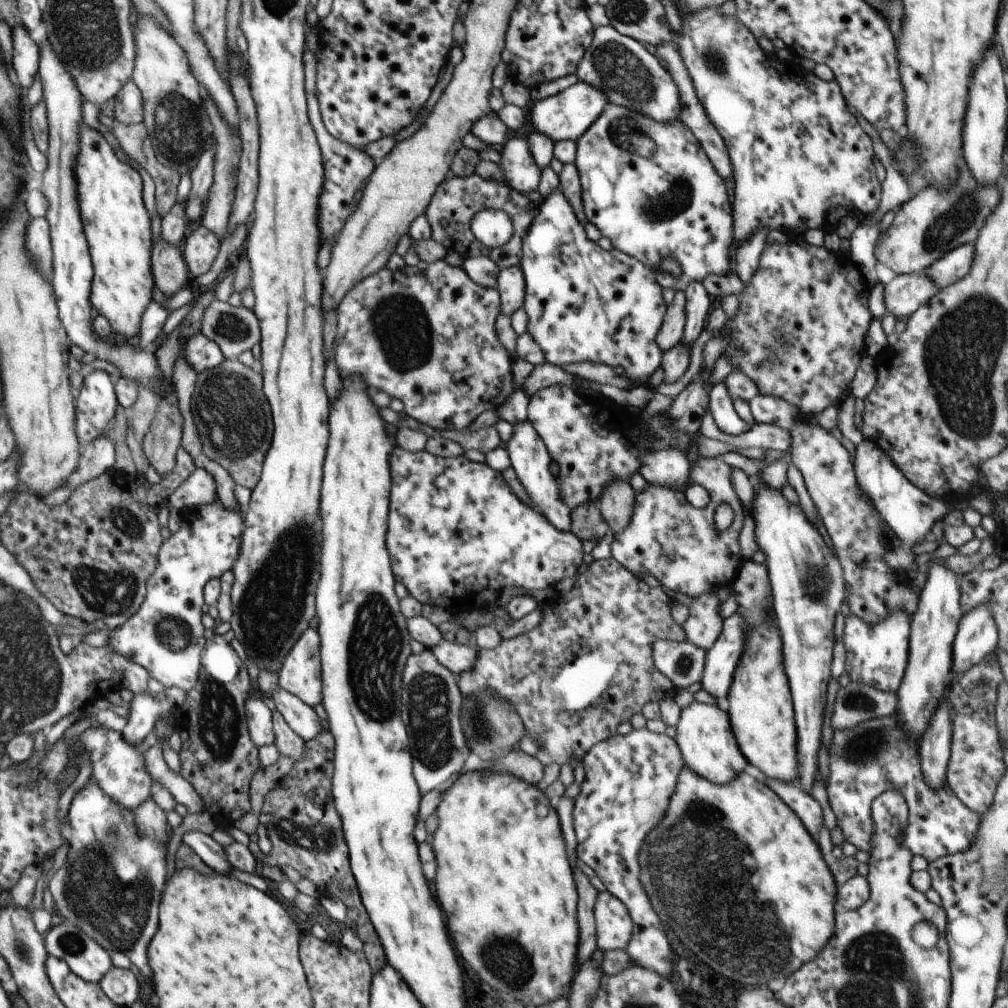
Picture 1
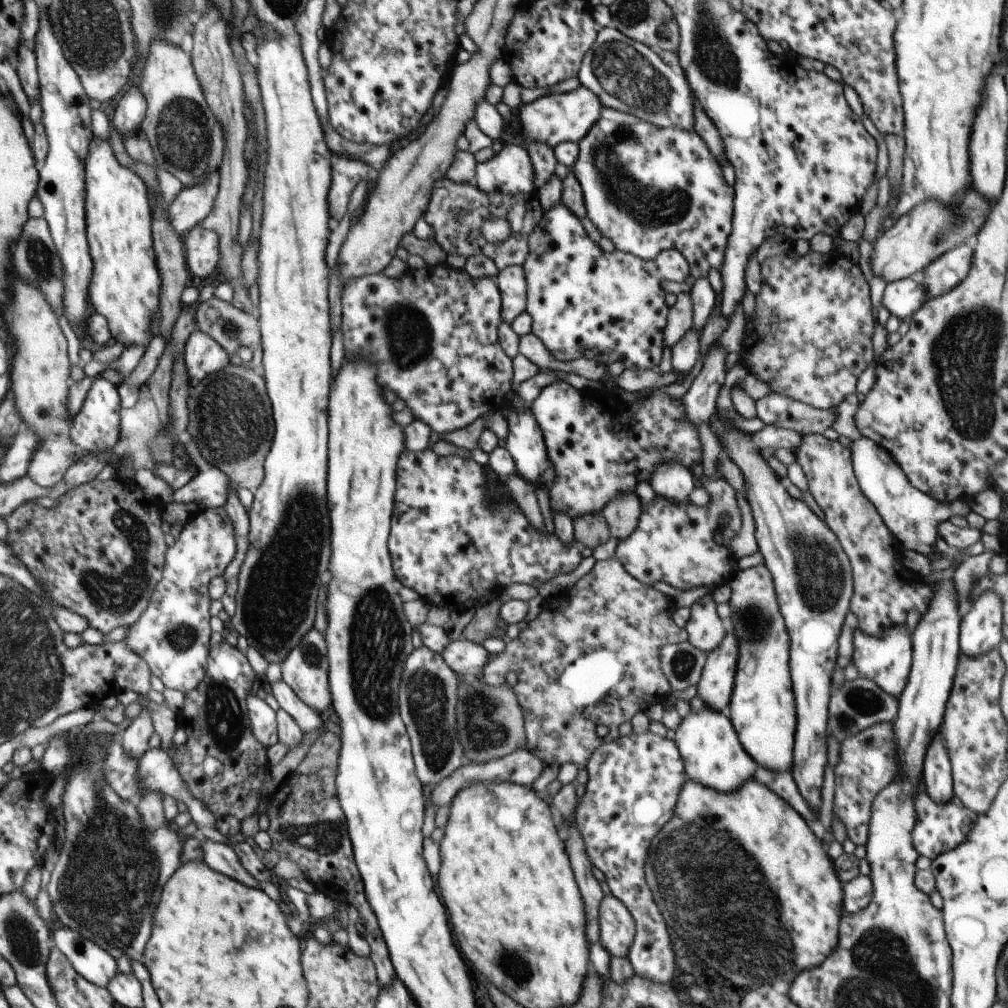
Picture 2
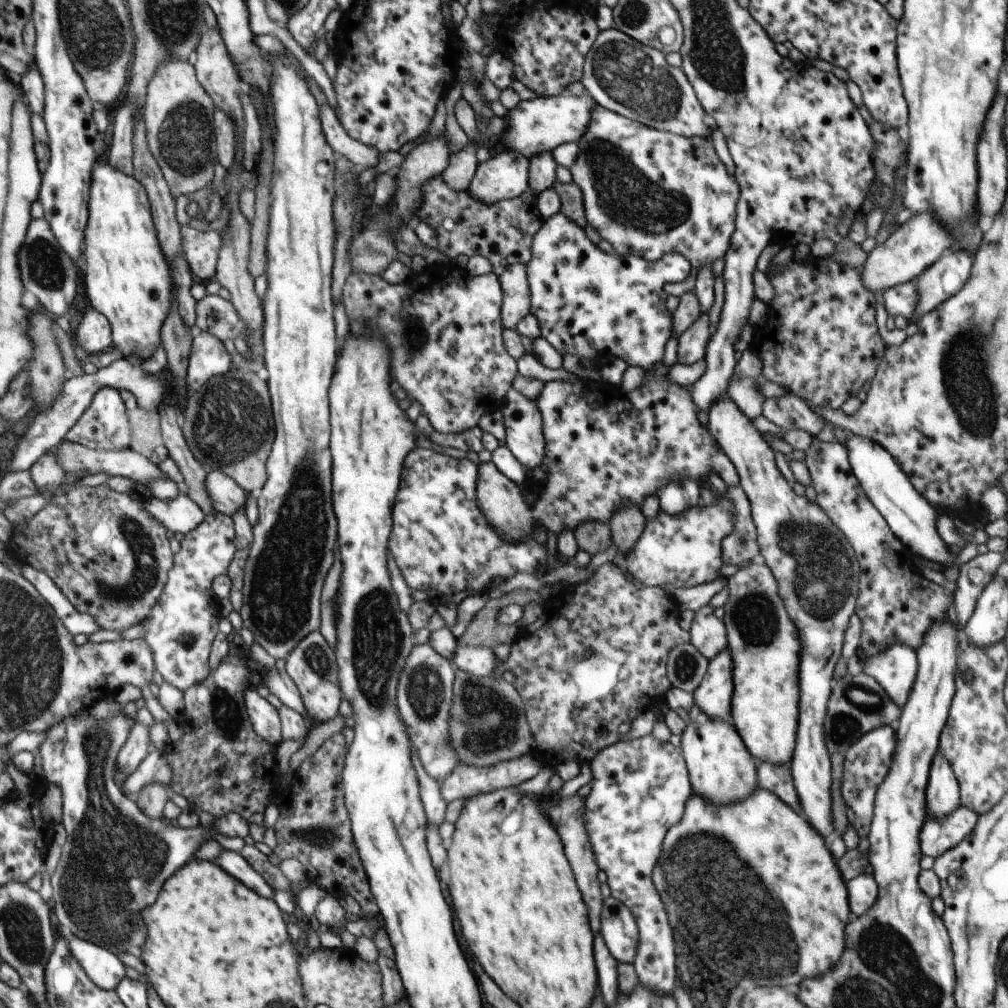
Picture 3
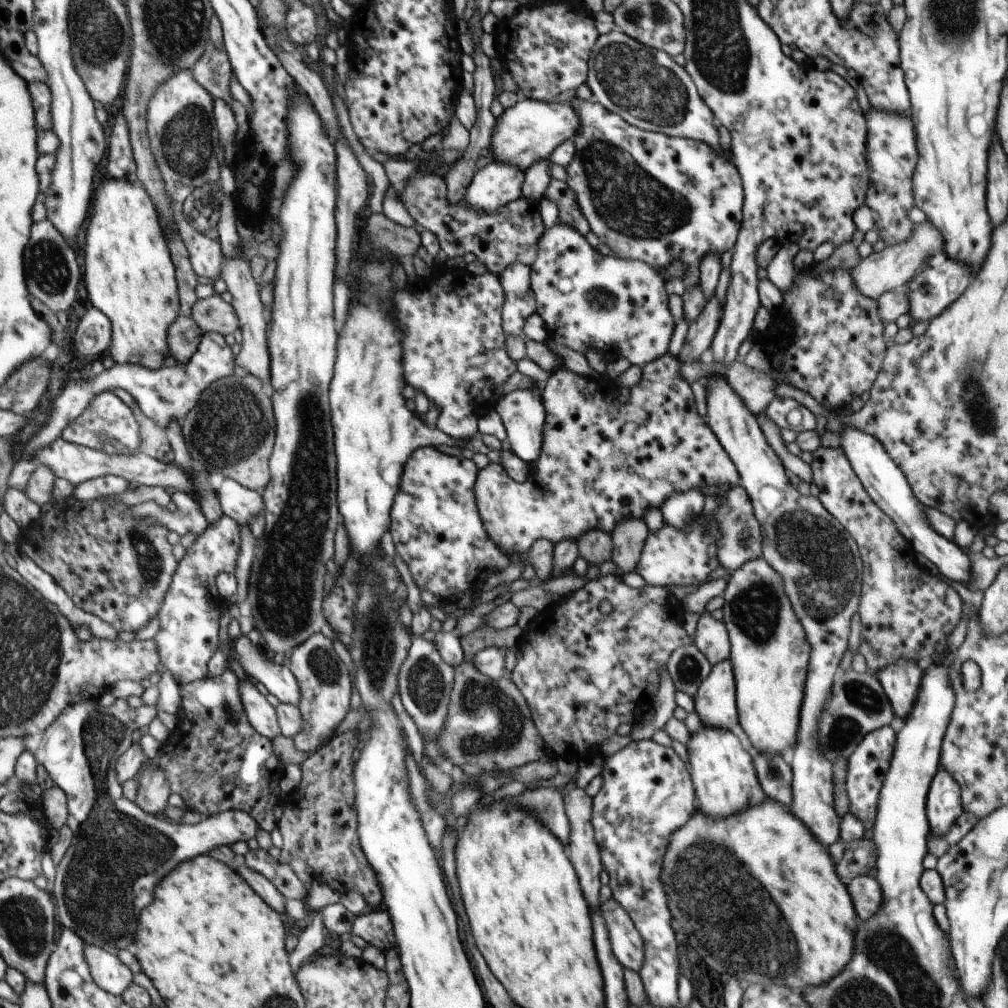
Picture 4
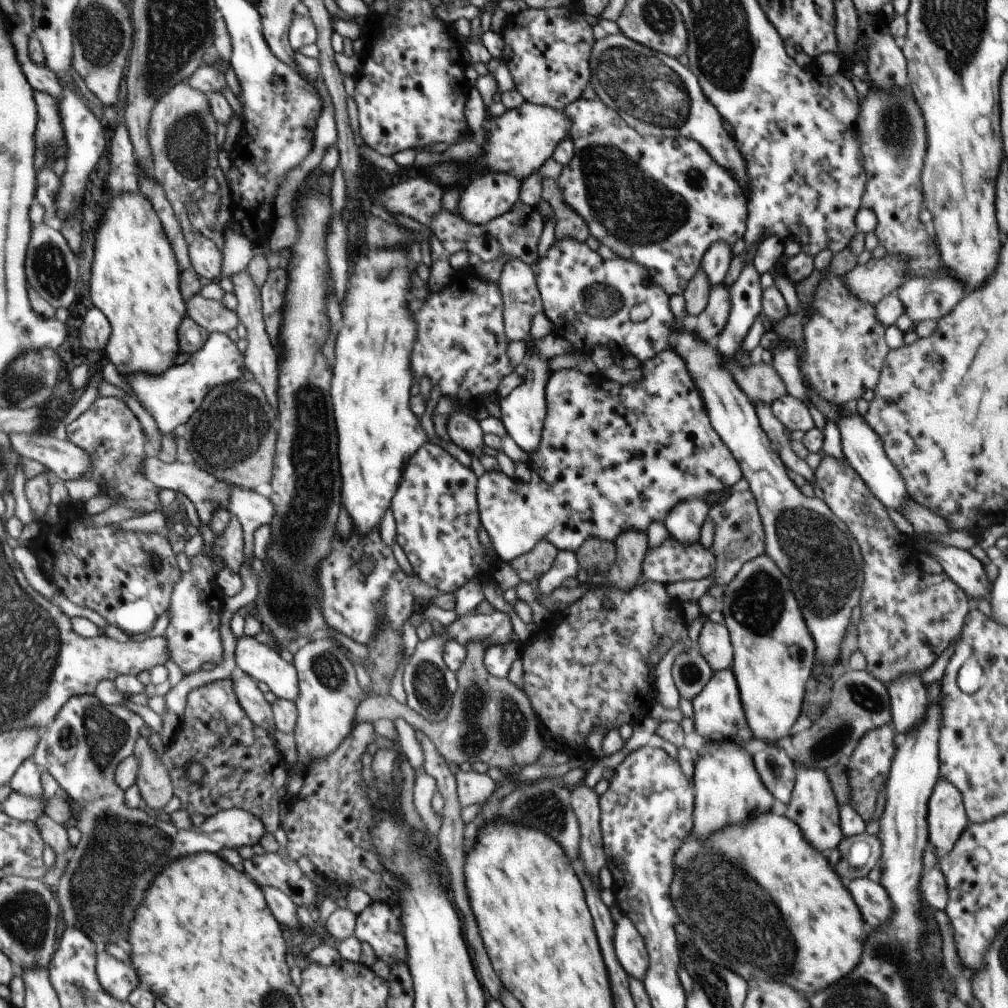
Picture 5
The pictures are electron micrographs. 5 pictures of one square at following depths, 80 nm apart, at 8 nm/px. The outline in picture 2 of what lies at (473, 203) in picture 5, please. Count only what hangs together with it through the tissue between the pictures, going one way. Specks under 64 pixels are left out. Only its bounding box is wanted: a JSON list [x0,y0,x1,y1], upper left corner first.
[469,144,536,195]

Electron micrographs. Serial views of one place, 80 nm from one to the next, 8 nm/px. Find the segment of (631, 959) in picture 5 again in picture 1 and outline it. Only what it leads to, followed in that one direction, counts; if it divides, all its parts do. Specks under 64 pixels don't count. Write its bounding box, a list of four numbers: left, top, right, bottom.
[595,891,633,951]

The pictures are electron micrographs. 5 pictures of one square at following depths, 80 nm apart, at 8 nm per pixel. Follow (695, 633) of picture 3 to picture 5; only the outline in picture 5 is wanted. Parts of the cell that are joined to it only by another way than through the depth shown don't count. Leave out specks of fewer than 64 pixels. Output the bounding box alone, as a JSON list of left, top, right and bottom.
[695,621,733,672]

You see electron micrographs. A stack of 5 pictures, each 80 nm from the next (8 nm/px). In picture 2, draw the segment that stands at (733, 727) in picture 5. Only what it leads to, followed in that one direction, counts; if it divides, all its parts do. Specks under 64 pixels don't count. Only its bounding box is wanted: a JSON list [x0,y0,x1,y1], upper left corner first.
[697,627,739,716]

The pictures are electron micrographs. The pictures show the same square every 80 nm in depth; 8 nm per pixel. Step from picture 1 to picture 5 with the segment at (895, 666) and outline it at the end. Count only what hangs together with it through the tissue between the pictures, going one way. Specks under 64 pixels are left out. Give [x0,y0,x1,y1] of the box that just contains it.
[887,675,929,734]

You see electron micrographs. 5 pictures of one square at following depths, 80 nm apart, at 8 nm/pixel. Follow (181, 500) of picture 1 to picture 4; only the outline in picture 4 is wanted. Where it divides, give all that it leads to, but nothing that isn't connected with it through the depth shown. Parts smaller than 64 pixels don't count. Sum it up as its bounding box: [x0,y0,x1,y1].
[215,477,265,526]

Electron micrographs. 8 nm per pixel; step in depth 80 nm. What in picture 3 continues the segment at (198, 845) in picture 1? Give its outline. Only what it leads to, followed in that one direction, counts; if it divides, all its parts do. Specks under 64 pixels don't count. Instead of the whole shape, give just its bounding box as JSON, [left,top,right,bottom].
[214,850,274,899]

